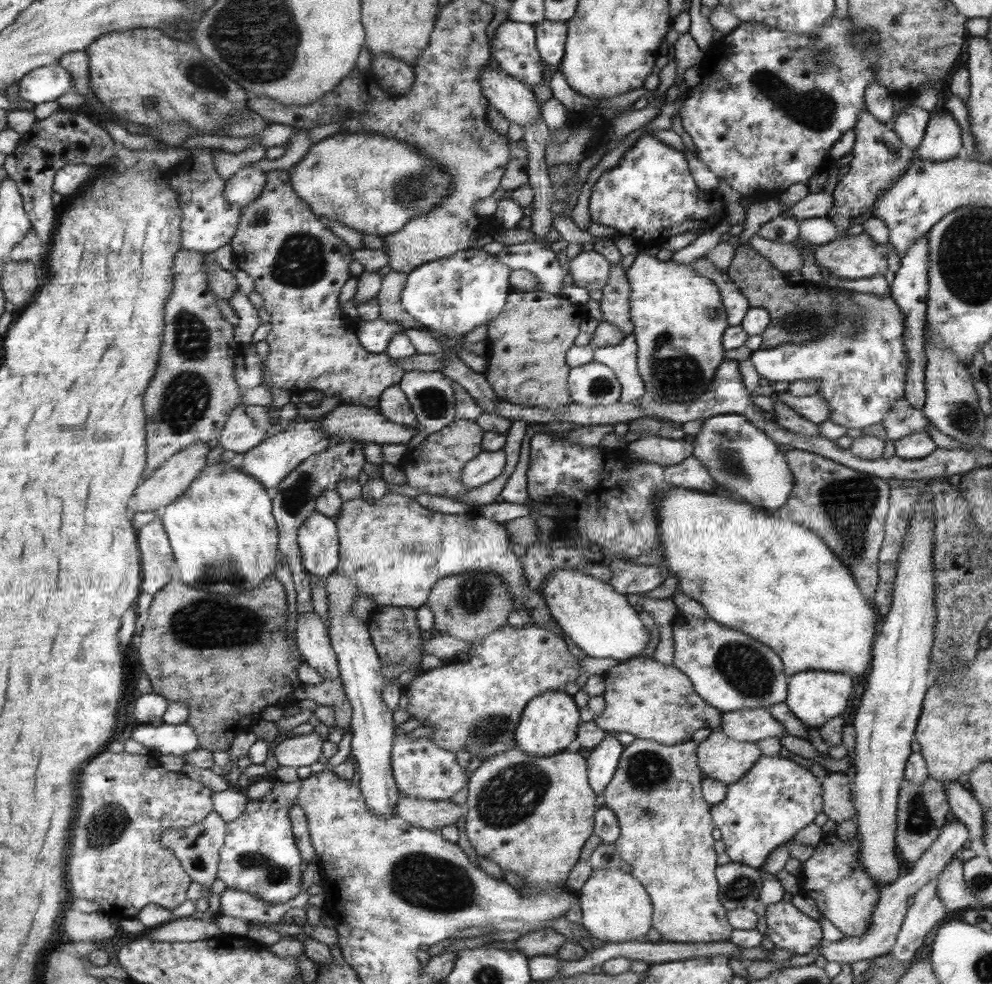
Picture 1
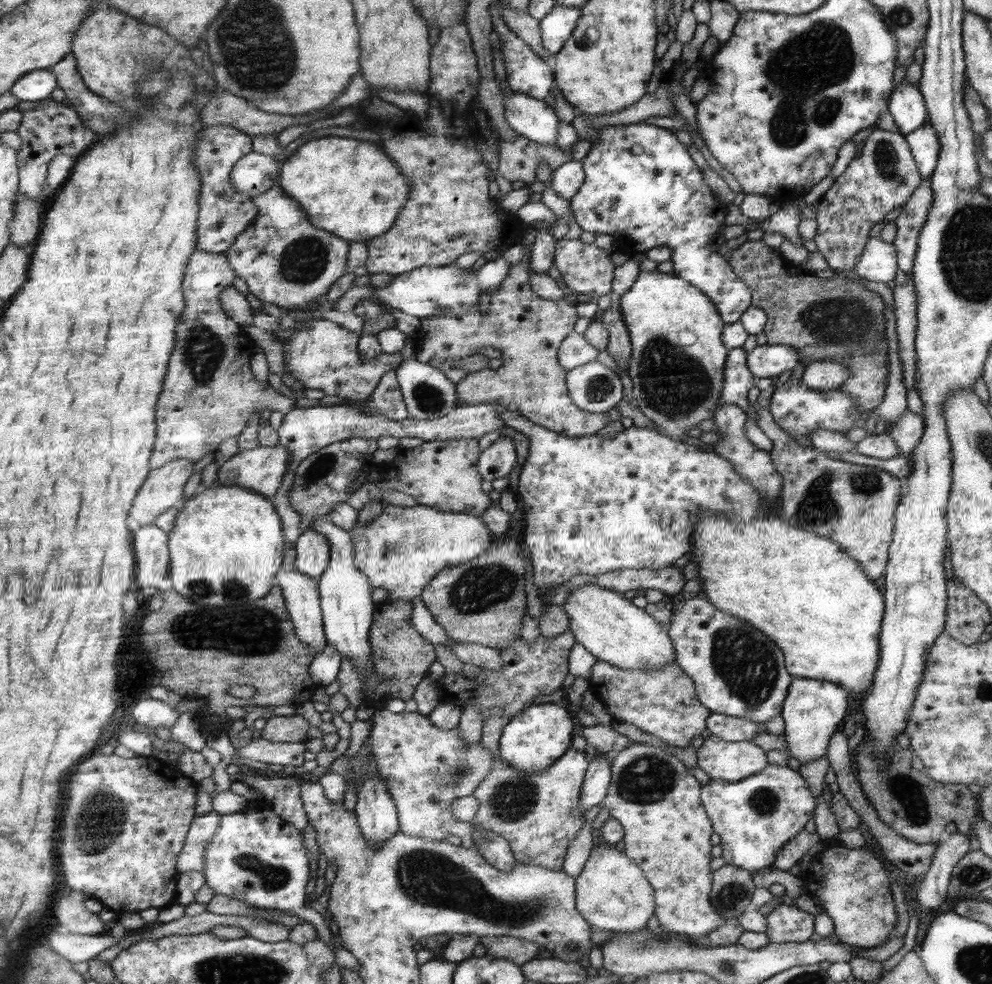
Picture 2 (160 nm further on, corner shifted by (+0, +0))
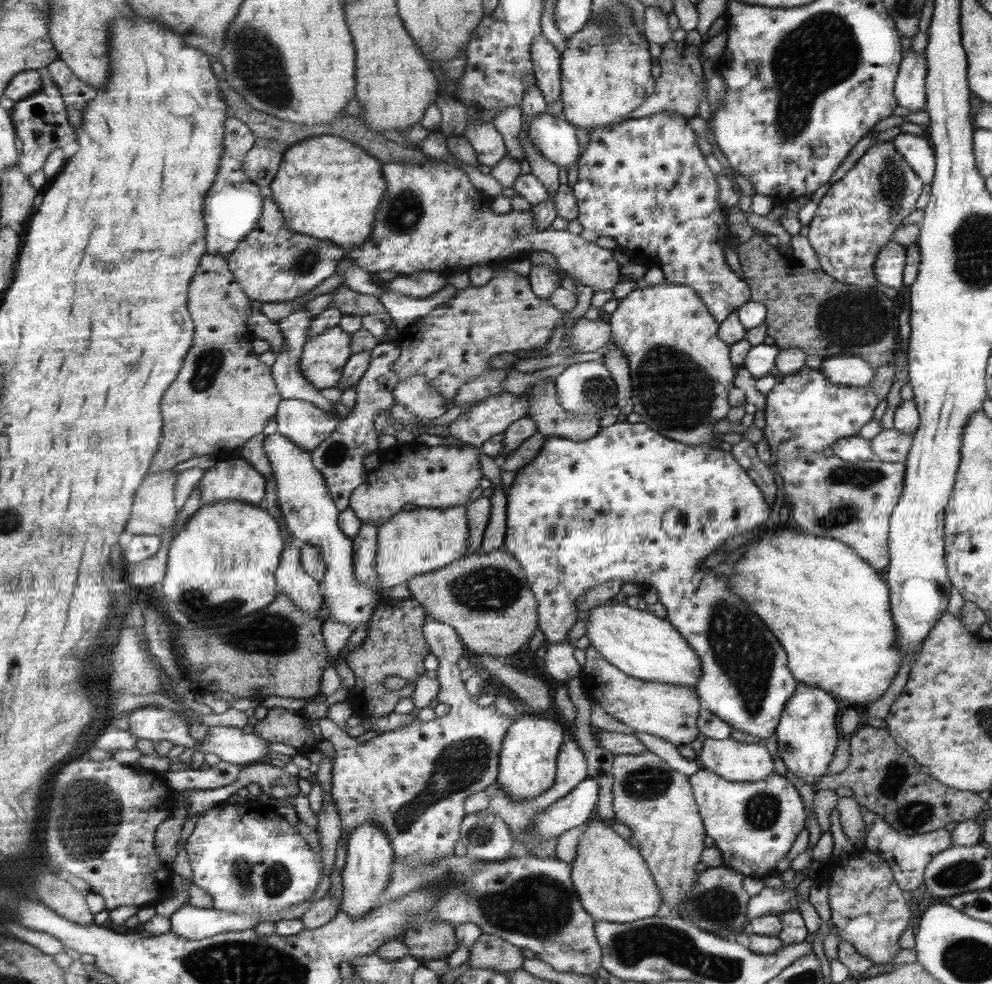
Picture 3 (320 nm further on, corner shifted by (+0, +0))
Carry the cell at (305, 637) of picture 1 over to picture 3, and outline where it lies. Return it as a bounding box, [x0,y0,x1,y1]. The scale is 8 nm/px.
[274,534,323,620]

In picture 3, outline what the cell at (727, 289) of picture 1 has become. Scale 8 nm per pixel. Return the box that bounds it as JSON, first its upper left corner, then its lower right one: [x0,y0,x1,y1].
[572,110,750,324]

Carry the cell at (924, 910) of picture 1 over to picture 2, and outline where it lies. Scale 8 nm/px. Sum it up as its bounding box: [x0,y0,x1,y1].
[916,832,969,913]

